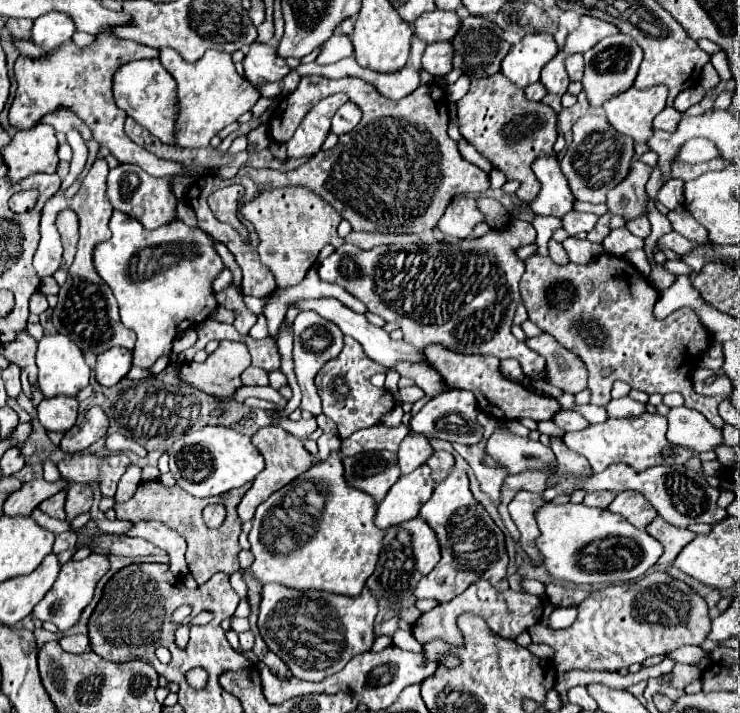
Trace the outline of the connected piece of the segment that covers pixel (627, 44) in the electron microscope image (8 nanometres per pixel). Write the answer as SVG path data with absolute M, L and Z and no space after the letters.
M624 33L604 37L592 49L588 49L584 53L584 77L582 77L582 87L588 95L588 103L592 107L600 107L604 101L624 93L626 89L630 89L634 79L636 79L640 61L642 61L640 45L634 43L632 37L628 37Z

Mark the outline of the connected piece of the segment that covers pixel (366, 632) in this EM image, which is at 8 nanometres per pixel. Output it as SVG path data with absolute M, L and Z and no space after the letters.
M264 585L260 593L258 631L272 653L276 653L294 677L324 681L340 671L354 655L372 649L378 599L364 589L358 597L332 595L324 591L288 591L280 585Z

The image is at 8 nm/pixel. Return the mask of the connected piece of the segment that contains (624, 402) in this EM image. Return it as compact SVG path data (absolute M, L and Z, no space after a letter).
M622 397L622 399L612 399L608 405L606 405L606 413L608 417L636 417L636 415L642 415L646 409L642 403L630 399L630 397Z

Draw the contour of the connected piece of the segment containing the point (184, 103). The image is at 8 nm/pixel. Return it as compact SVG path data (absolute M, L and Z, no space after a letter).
M164 47L160 49L158 59L178 83L178 117L174 131L178 147L208 147L214 135L238 121L238 117L250 111L260 99L260 91L236 73L230 53L208 51L200 61L186 63L178 51Z

